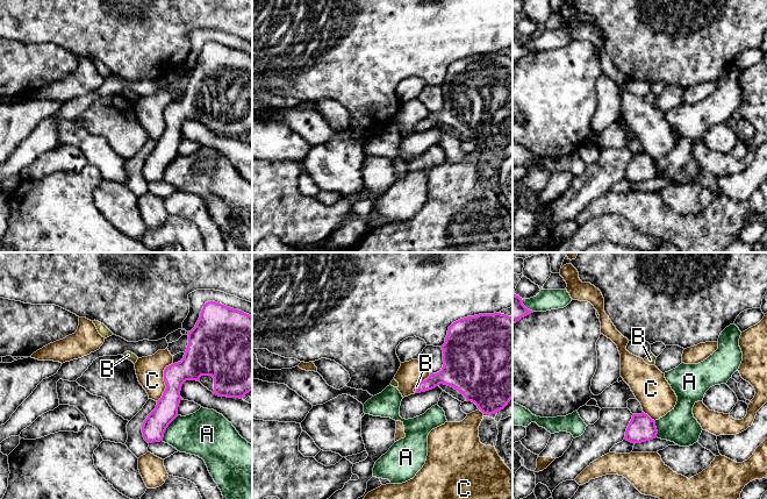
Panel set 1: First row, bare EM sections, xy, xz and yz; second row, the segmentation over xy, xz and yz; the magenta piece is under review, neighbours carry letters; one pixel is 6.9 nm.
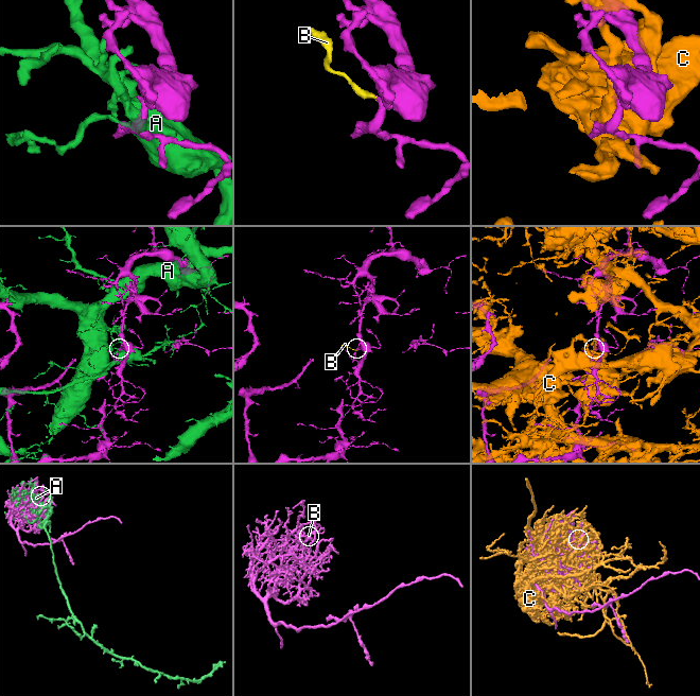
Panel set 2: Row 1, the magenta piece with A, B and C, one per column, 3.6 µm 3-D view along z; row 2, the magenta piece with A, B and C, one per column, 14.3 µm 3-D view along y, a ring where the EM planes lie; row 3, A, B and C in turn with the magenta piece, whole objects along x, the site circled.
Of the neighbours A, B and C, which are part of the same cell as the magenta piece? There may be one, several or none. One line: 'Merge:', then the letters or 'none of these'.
Merge: B

